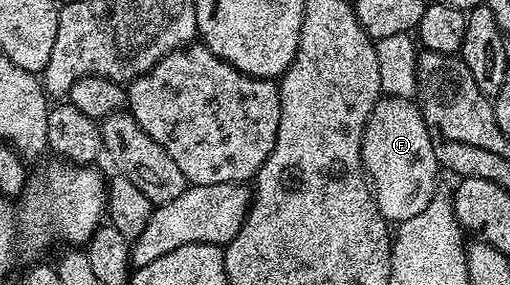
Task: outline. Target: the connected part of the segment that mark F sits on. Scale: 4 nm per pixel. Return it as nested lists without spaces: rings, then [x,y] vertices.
[[[380,96],[363,132],[361,155],[363,171],[375,194],[379,213],[388,223],[413,219],[413,215],[421,215],[421,211],[429,207],[440,184],[441,166],[429,139],[423,112],[414,100]]]

